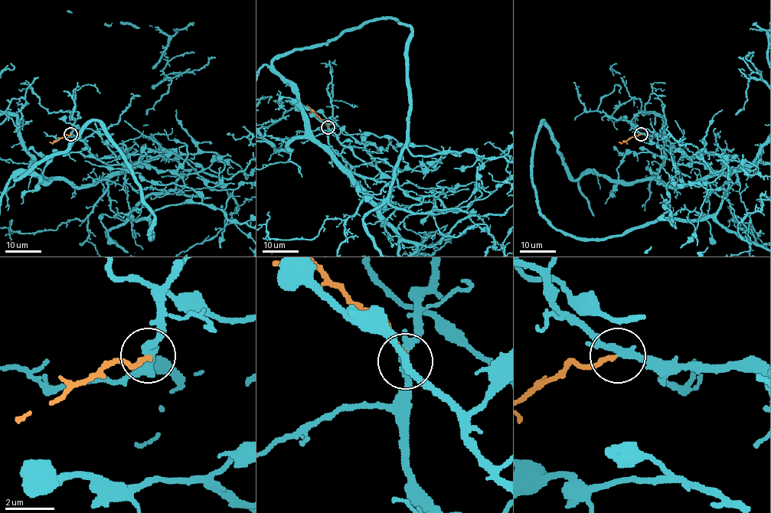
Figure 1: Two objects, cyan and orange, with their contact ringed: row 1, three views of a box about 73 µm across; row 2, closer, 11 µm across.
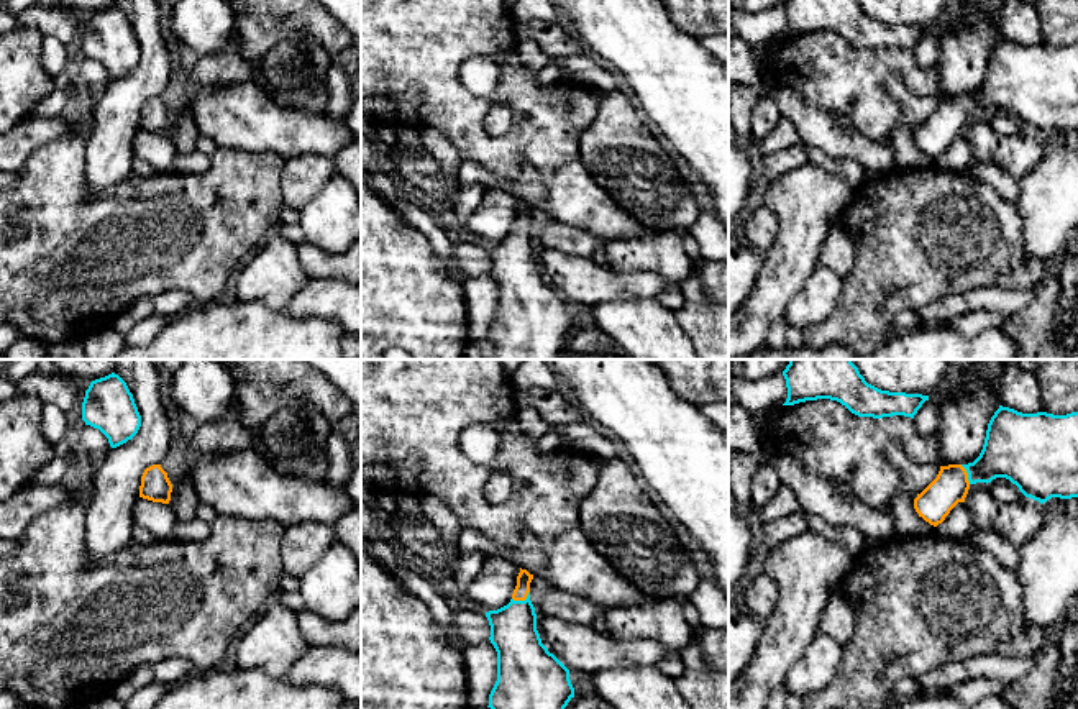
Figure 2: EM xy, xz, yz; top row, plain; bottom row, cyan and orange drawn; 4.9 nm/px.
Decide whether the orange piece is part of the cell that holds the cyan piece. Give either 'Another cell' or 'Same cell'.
Same cell

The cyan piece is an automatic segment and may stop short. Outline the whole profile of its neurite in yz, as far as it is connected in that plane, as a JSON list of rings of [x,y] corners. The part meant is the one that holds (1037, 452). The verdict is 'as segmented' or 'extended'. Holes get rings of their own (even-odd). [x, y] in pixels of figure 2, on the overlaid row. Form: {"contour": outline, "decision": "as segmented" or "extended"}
{"contour": [[[999,405],[988,423],[980,456],[968,464],[940,466],[937,478],[914,499],[914,509],[919,517],[937,527],[958,502],[965,502],[971,484],[988,484],[996,478],[1009,479],[1025,497],[1040,504],[1052,497],[1078,497],[1078,412],[1022,414]]], "decision": "extended"}

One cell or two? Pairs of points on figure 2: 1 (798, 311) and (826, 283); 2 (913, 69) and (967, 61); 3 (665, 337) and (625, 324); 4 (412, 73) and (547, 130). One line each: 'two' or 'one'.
1: one
2: two
3: one
4: one

